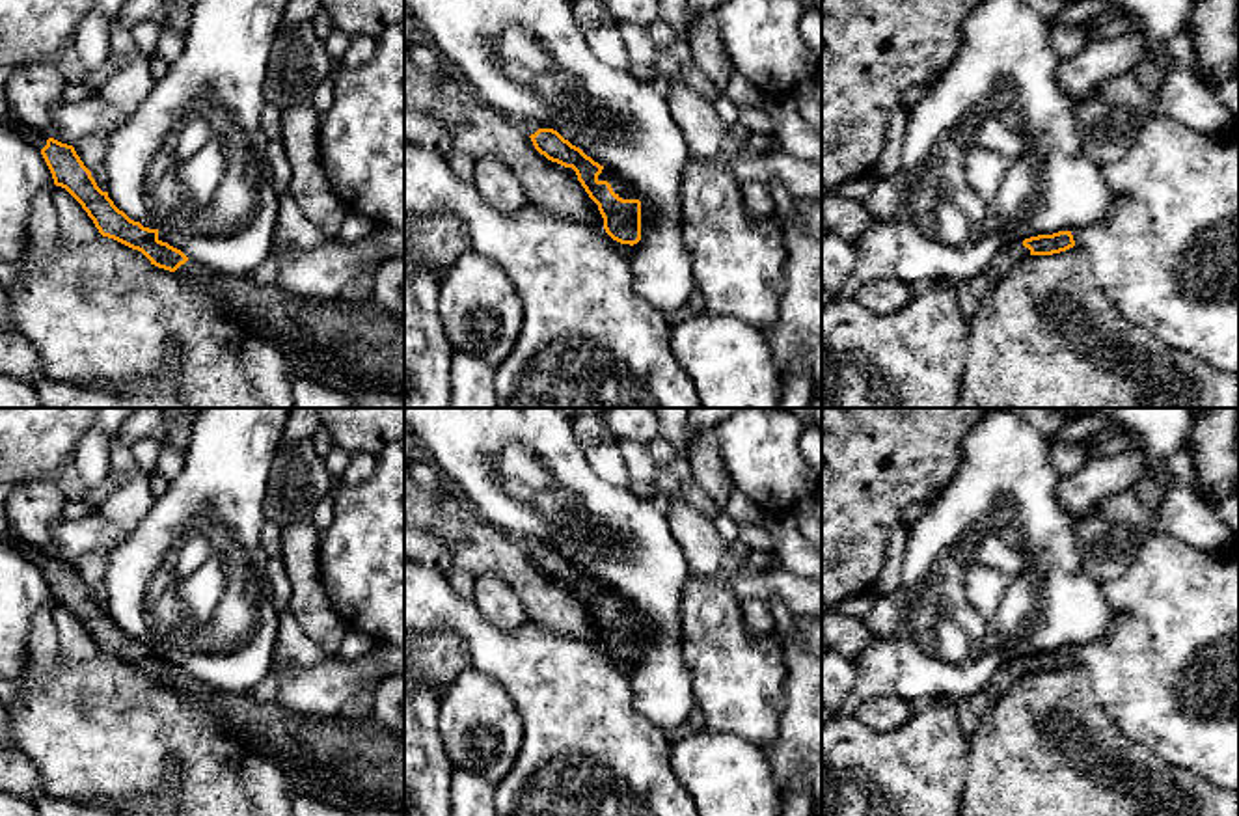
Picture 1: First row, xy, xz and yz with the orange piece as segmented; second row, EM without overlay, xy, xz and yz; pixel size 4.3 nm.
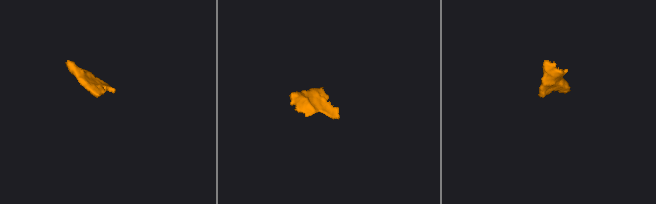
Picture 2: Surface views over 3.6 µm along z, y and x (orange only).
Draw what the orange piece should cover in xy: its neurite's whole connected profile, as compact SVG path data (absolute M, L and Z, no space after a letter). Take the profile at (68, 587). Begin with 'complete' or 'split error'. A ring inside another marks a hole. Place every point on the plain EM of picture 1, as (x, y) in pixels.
split error; M20 542L20 551L41 568L54 602L82 622L102 654L142 669L151 682L173 689L250 751L272 758L293 792L348 814L384 807L404 816L402 736L388 728L354 727L339 715L306 717L276 700L261 702L253 693L231 695L207 687L162 660L158 646L143 645L119 628L73 563L26 542Z

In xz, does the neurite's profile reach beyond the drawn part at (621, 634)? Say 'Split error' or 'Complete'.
Split error

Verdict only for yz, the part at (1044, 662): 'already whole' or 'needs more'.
needs more

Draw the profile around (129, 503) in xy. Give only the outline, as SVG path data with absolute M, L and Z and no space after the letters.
M138 469L129 481L117 486L101 505L101 514L125 529L136 529L155 505L149 488L151 475Z

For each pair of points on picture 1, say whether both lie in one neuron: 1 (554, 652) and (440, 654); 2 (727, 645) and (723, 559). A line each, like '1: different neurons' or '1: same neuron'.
1: different neurons
2: different neurons

